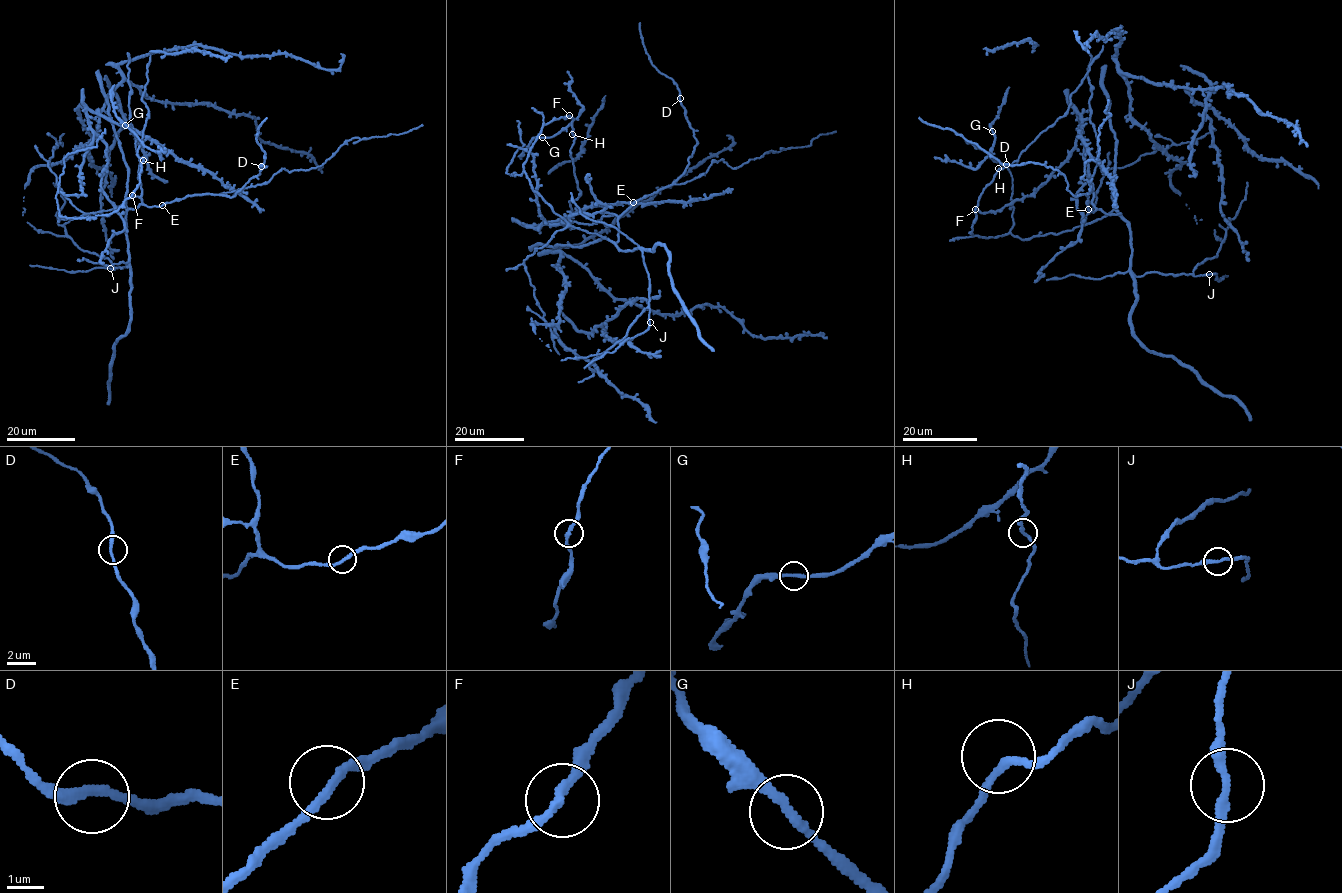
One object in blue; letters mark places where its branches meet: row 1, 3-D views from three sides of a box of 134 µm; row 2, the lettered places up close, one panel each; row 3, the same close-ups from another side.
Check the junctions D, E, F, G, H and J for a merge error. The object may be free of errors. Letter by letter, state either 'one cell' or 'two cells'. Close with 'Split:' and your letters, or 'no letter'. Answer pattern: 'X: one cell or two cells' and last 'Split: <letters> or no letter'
D: one cell
E: one cell
F: one cell
G: one cell
H: one cell
J: one cell
Split: no letter

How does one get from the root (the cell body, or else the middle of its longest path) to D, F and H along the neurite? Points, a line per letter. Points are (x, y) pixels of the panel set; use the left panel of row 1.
D: (128, 182), (127, 208), (137, 209), (140, 204), (161, 206), (189, 196), (233, 196), (260, 173), (261, 166)
F: (128, 182), (125, 201), (116, 208), (58, 221), (60, 214), (73, 218), (112, 214), (132, 195)
H: (128, 182), (125, 201), (116, 208), (58, 221), (60, 214), (73, 218), (114, 212), (139, 183), (143, 160)

